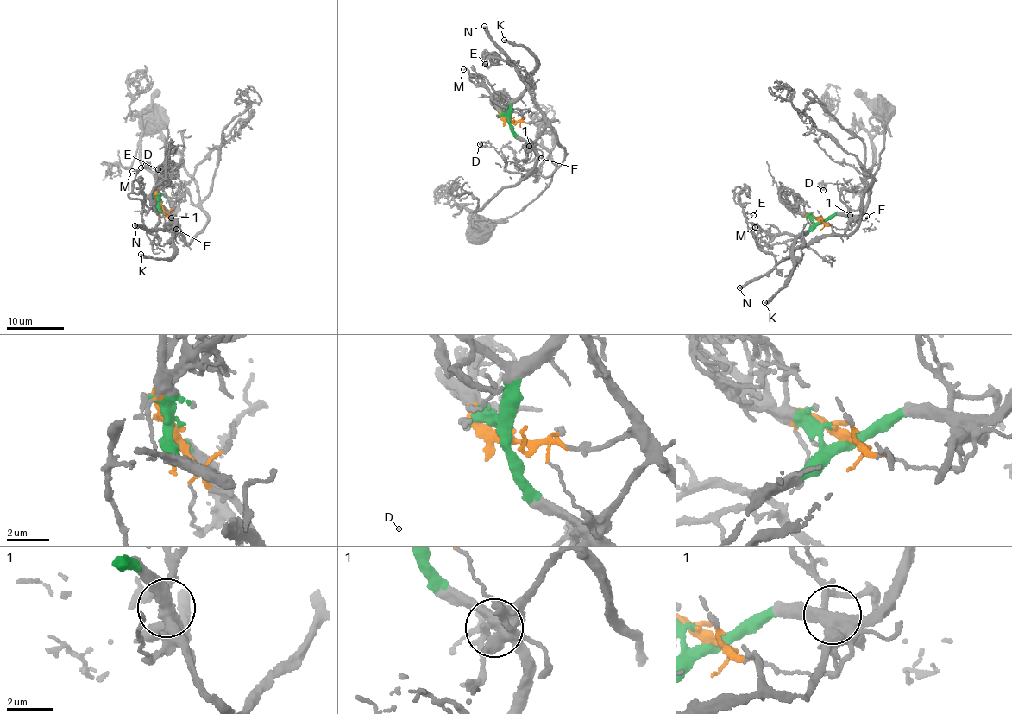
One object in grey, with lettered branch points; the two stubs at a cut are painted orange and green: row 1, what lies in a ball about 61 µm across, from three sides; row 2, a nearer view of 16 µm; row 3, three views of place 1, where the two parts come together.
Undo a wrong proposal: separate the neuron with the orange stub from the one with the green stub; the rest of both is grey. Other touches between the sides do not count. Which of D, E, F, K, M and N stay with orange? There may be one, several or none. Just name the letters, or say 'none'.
E, N

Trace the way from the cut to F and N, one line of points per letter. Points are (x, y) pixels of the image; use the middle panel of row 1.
F: (509, 121), (524, 142), (542, 150), (541, 158)
N: (509, 121), (519, 120), (527, 123), (537, 121), (542, 116), (484, 26)

